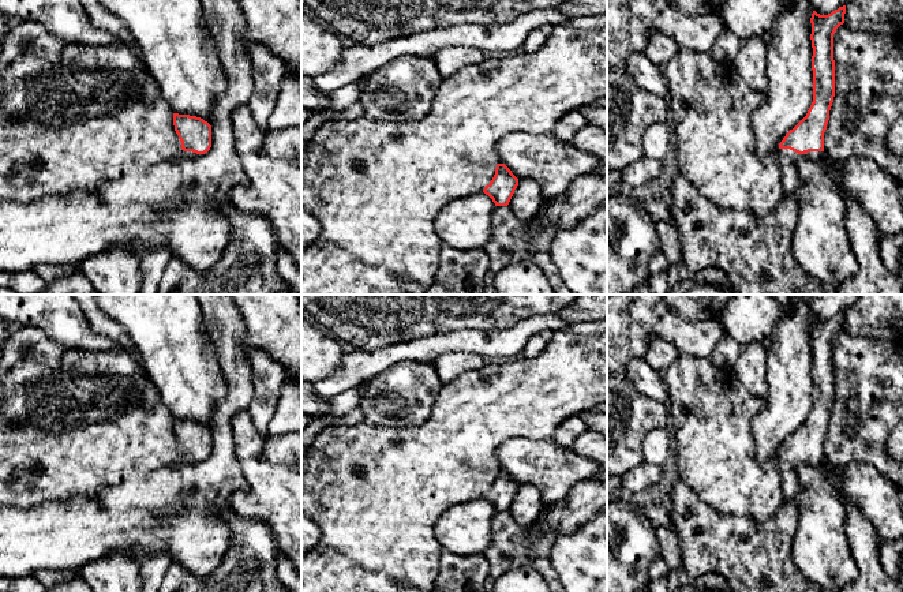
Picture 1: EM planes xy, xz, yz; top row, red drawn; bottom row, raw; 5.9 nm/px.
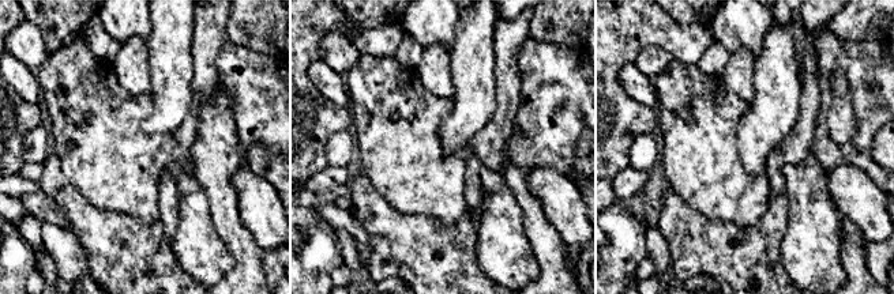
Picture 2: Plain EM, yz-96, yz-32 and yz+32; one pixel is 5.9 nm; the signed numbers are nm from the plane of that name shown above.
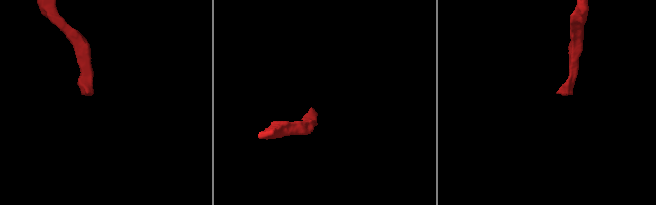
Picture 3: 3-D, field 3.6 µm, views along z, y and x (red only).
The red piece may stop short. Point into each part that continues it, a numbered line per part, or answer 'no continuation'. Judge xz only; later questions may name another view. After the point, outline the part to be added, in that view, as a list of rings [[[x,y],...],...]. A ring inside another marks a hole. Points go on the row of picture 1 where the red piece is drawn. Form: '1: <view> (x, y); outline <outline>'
no continuation

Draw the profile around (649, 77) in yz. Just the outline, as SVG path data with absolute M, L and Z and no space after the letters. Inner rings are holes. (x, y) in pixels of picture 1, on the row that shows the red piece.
M637 52L629 57L627 71L641 89L657 97L668 98L663 70L653 64L644 52Z

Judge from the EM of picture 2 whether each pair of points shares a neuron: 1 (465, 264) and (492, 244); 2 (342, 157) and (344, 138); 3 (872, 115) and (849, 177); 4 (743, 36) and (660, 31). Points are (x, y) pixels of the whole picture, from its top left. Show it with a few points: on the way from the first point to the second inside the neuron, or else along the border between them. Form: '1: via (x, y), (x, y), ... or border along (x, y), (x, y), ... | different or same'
1: border along (474, 242), (476, 262), (491, 279) | different
2: via (342, 153), (342, 142) | same
3: border along (827, 170), (841, 164), (852, 164), (879, 185) | different
4: border along (709, 29), (714, 38) | different

